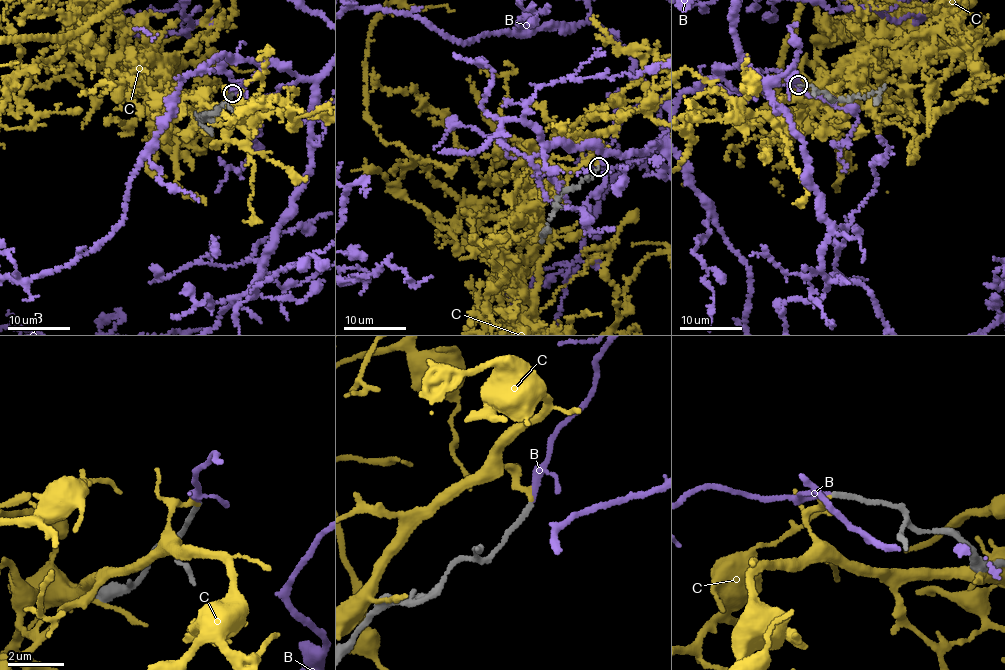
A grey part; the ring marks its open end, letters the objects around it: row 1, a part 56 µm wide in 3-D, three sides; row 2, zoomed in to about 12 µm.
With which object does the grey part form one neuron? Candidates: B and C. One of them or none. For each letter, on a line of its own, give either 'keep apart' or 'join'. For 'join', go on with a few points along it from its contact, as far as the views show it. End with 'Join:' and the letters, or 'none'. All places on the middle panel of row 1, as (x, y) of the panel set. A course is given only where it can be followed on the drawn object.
B: join
C: keep apart
Join: B

